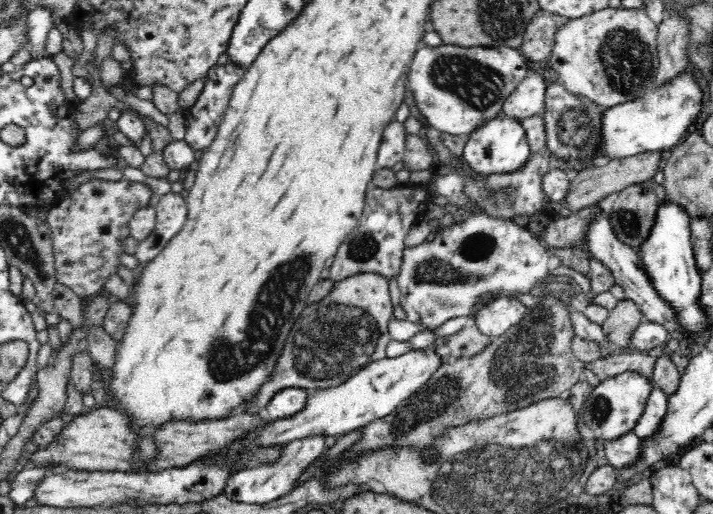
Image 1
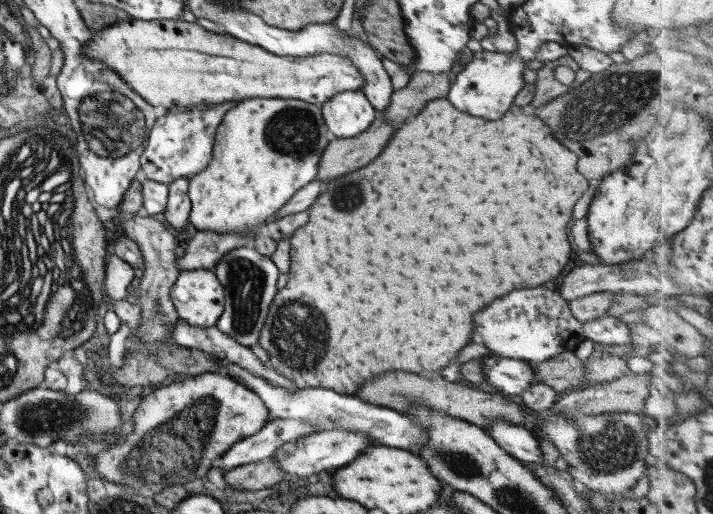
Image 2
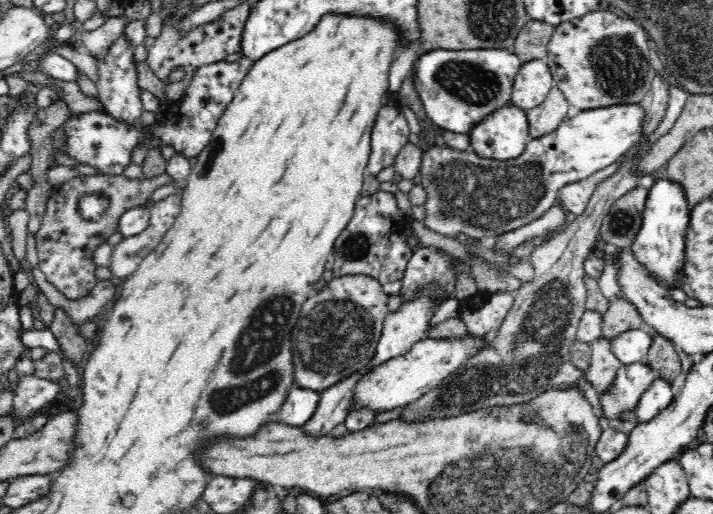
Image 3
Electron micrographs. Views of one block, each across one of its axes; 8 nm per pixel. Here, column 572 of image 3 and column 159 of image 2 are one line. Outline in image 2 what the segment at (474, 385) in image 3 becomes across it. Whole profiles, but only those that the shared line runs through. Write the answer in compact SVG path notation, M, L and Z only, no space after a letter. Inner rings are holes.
M143 213L126 220L122 224L121 233L136 240L143 254L145 269L141 281L136 283L136 294L142 302L140 326L136 328L135 335L125 341L125 365L120 368L111 367L115 384L118 381L137 393L144 386L160 384L170 370L178 374L187 374L189 377L203 372L222 372L218 359L208 357L203 350L181 347L169 340L170 331L179 317L171 299L172 285L181 270L178 269L178 257L175 251L178 246L177 235L170 232L160 219L156 220L152 215Z

